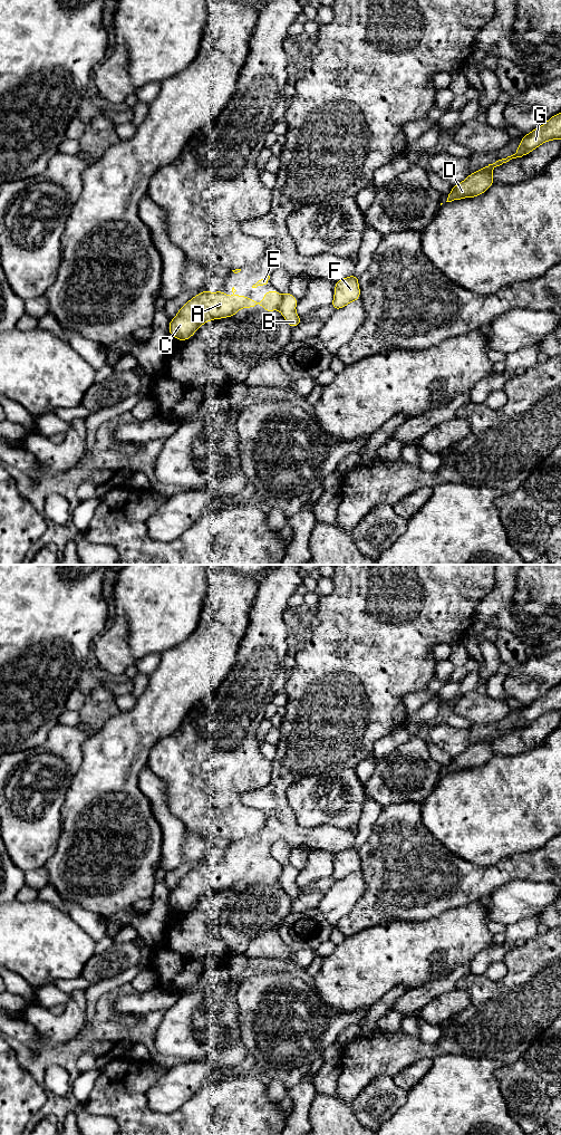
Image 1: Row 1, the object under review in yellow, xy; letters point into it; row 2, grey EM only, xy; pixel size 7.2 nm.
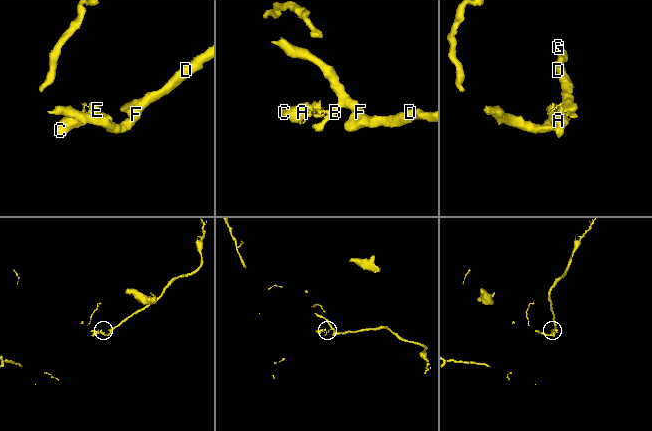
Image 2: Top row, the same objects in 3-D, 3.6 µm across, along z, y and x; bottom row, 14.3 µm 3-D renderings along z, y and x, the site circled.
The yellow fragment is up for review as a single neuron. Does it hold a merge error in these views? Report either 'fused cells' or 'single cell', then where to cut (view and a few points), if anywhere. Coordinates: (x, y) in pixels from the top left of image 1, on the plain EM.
fused cells; cut in xy along (281, 867), (277, 879)

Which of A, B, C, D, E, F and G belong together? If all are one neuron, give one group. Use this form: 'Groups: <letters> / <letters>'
Groups: A C E / B D F G

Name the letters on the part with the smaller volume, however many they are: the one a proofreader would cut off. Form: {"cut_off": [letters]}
{"cut_off": ["A", "C", "E"]}

